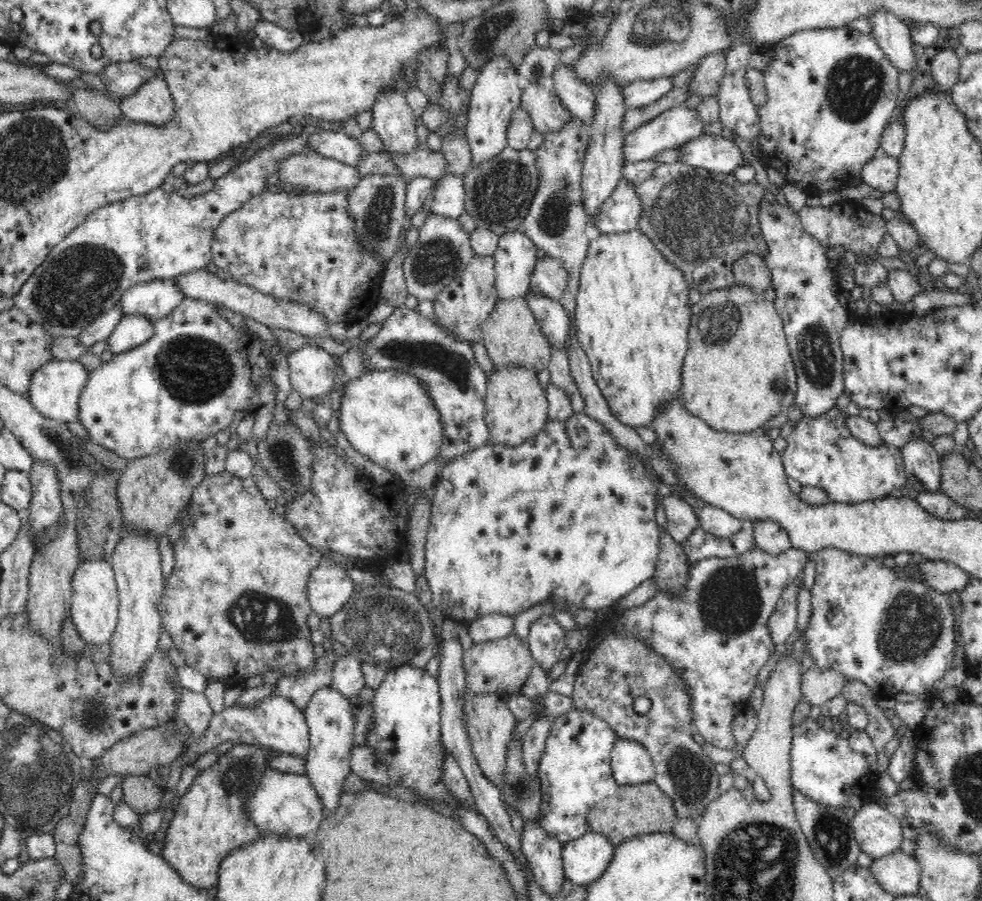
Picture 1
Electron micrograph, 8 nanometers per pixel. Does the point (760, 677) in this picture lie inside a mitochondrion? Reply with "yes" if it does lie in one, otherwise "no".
no

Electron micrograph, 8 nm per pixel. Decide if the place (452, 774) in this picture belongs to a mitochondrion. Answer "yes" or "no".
no

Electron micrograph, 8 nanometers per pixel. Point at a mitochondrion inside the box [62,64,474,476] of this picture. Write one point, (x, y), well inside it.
(192, 370)

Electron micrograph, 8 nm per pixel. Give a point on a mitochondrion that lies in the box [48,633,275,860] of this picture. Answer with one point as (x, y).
(94, 712)

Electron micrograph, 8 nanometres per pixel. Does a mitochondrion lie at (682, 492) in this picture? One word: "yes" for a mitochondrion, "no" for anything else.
no

